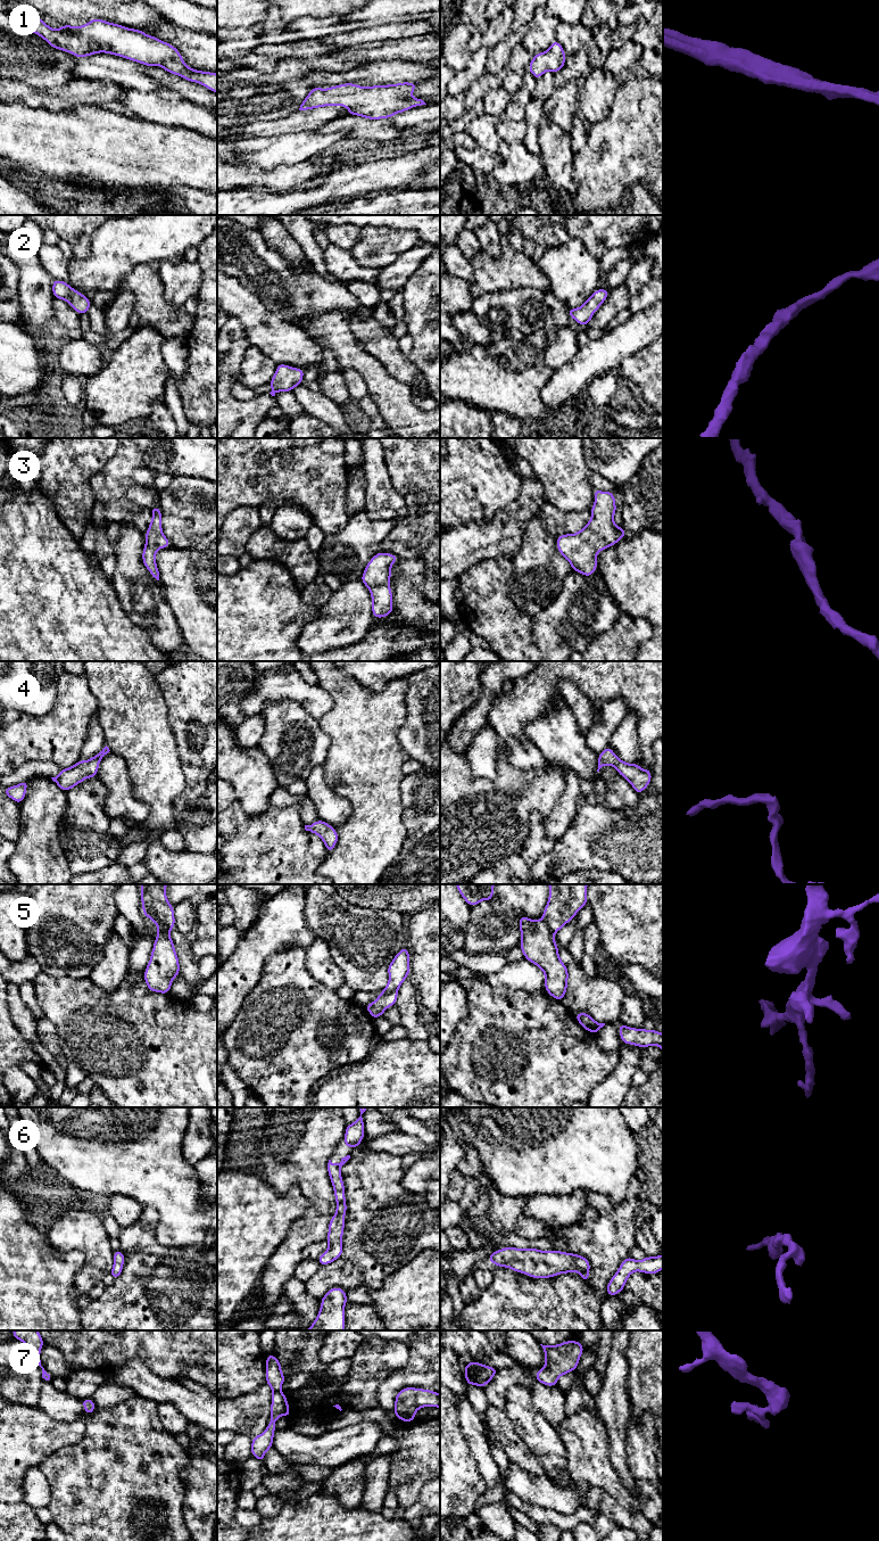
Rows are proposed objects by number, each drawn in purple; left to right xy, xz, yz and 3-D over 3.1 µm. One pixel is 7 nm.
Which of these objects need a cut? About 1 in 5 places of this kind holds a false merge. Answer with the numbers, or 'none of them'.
5

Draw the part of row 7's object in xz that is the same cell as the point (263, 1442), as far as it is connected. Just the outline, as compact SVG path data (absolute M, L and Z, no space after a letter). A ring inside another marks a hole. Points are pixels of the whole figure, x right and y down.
M274 1354L266 1355L266 1384L272 1388L271 1423L266 1429L251 1439L251 1456L264 1461L265 1453L273 1447L275 1421L281 1416L290 1417L290 1408L287 1395L281 1392L285 1377L281 1363Z

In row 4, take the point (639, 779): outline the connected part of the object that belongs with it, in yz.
M610 745L598 755L597 772L605 765L613 766L632 785L637 794L641 793L652 781L650 769L642 769L639 764L621 760Z

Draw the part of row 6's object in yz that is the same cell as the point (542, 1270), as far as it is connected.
M507 1246L488 1255L496 1267L513 1269L515 1272L539 1278L553 1278L559 1274L577 1271L589 1282L590 1263L586 1256L563 1251L540 1251L538 1249L516 1249Z

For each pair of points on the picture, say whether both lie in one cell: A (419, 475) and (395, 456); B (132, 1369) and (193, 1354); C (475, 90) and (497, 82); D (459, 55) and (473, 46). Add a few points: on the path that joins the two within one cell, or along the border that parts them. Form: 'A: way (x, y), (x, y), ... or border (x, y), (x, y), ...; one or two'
A: way (413, 469), (400, 456); one
B: border (121, 1366), (141, 1360), (159, 1376), (172, 1378); two
C: way (481, 88), (487, 82), (491, 82); one
D: border (472, 26), (472, 35), (467, 44), (470, 51); two

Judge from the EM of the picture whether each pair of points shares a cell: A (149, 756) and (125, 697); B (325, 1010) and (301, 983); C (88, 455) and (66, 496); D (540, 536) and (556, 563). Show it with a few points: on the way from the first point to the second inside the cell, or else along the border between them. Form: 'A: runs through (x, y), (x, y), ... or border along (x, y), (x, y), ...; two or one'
A: runs through (146, 741), (135, 726), (132, 711); one
B: runs through (318, 1003), (306, 990); one
C: runs through (77, 466), (67, 476), (67, 486); one
D: runs through (540, 543), (540, 547), (549, 557); one

